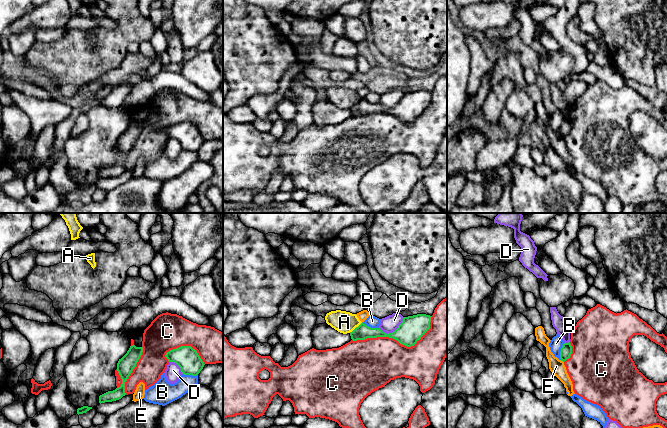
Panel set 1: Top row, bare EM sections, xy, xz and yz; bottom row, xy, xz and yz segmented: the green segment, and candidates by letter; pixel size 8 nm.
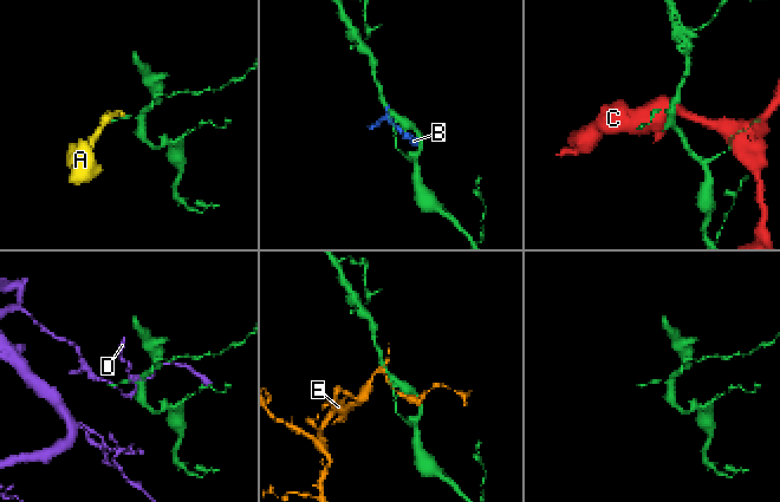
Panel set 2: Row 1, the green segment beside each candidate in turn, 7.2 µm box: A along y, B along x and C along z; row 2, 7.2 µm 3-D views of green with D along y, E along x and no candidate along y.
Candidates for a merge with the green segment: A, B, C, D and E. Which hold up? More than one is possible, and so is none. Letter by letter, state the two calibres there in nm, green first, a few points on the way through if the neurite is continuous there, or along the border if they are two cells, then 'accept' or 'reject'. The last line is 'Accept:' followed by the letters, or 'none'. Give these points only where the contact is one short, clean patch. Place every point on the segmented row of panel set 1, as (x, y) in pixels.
A: 120 nm thick on the green side, 180 nm on the other; border along xz (362, 322), (349, 332); reject
B: 90 nm thick on the green side, 100 nm on the other; reject
C: 200 nm thick on the green side, 380 nm on the other; reject
D: 200 nm thick on the green side, 140 nm on the other; reject
E: 90 nm thick on the green side, 120 nm on the other; reject
Accept: none

